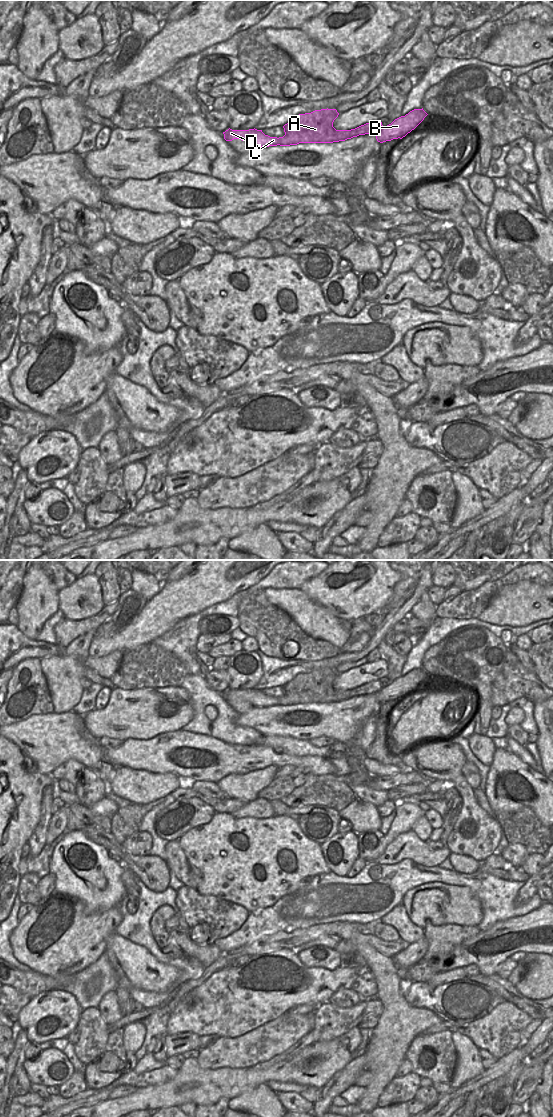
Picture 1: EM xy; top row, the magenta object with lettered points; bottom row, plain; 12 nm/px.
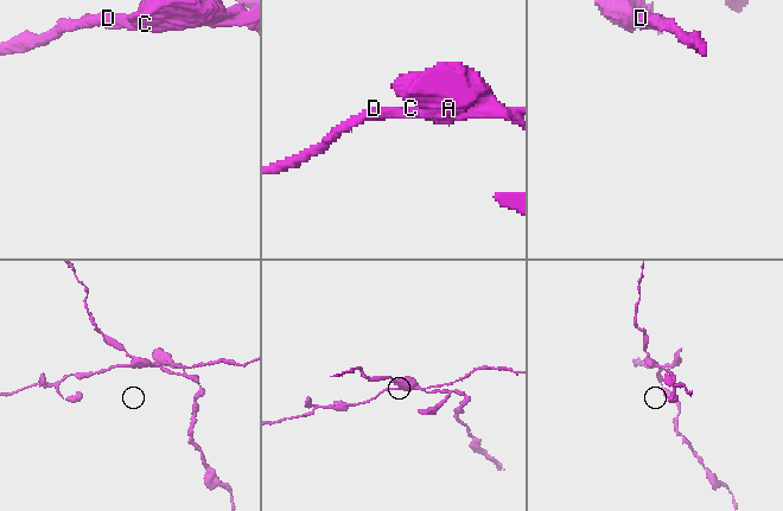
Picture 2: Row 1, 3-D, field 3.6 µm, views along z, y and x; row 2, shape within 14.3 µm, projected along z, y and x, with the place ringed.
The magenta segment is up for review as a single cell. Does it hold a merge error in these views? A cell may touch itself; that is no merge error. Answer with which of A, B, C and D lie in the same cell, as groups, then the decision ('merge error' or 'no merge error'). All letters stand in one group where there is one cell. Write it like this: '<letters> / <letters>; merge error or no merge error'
A / B C D; merge error

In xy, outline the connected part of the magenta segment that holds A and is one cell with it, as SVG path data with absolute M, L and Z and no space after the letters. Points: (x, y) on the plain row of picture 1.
M321 669L311 673L299 674L283 686L285 695L331 695L337 700L345 701L353 697L365 694L376 694L385 686L381 681L371 681L351 690L336 690L333 687L334 680L339 673L336 669Z

